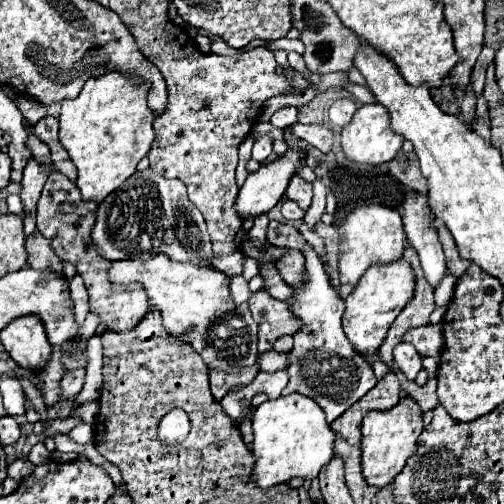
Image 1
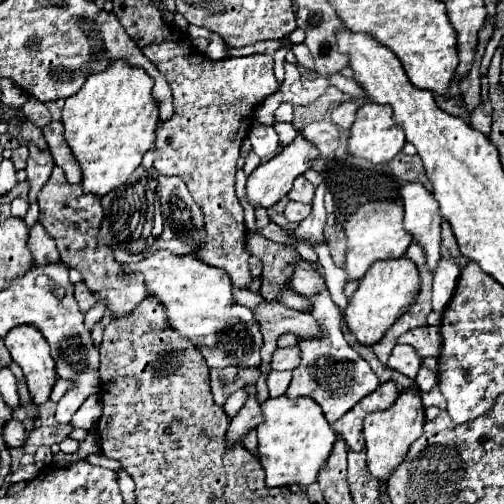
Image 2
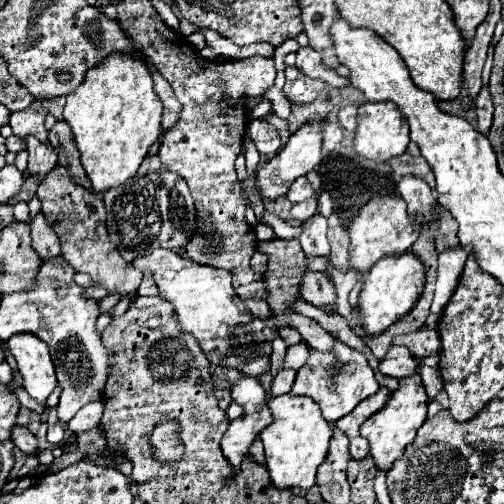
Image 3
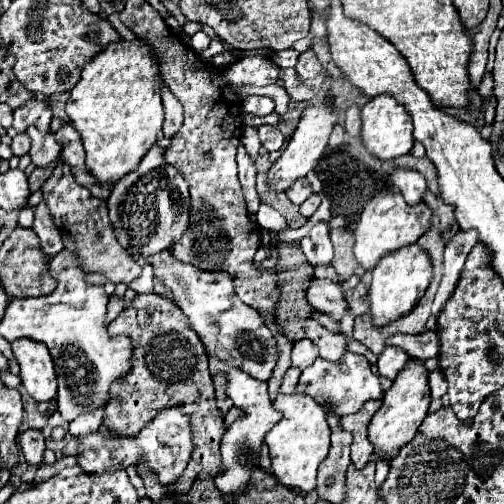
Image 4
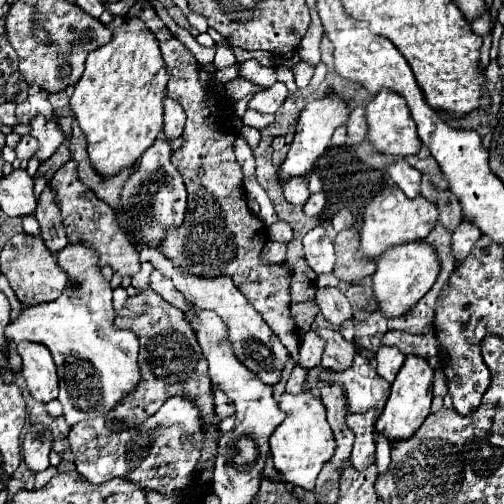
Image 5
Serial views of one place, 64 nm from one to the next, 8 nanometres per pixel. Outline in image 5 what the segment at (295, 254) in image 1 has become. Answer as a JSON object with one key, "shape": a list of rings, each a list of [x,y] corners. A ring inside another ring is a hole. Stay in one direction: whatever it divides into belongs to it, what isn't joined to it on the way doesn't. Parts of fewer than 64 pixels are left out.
{"shape":[[[316,288],[316,296],[314,296],[316,306],[320,308],[320,312],[324,314],[324,318],[332,324],[342,324],[344,320],[352,318],[352,310],[350,304],[344,296],[344,292],[340,288]]]}

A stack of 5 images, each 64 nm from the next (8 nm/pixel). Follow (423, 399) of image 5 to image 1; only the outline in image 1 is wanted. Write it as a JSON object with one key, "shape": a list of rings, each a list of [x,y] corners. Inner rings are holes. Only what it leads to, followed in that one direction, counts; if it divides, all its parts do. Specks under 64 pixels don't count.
{"shape":[[[402,398],[396,408],[384,412],[368,412],[362,420],[362,476],[366,484],[386,488],[394,482],[406,460],[416,450],[416,440],[422,434],[422,412],[412,398]]]}

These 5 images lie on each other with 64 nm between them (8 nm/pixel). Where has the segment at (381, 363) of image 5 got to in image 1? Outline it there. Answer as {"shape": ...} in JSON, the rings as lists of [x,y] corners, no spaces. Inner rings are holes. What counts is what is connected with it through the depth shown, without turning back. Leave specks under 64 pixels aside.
{"shape":[[[402,342],[394,348],[394,360],[408,380],[414,380],[416,374],[422,370],[422,356],[408,342]]]}

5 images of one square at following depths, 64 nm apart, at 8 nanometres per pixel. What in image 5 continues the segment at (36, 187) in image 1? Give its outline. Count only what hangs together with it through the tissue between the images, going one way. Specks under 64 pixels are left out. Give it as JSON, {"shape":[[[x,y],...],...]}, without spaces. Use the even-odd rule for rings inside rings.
{"shape":[[[36,116],[30,122],[30,134],[38,140],[38,150],[36,150],[36,158],[40,162],[46,162],[56,150],[58,146],[64,142],[64,134],[56,128],[56,118],[46,122],[42,116]]]}

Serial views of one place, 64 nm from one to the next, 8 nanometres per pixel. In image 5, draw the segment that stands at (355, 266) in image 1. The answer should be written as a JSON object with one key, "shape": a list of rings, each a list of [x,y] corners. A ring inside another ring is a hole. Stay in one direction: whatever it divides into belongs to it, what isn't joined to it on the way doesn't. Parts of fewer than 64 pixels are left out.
{"shape":[[[388,186],[378,196],[374,196],[364,210],[364,222],[360,228],[360,248],[356,252],[356,258],[376,260],[388,248],[408,244],[408,242],[418,242],[424,236],[428,236],[428,232],[436,224],[436,218],[438,218],[438,210],[434,202],[422,196],[416,196],[416,200],[408,200],[404,192],[400,192],[400,188]]]}

